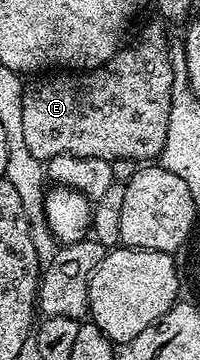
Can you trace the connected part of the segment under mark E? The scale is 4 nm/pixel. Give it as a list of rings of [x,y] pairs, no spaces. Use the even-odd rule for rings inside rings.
[[[156,22],[150,23],[141,32],[137,42],[121,45],[105,66],[83,72],[52,72],[32,80],[37,82],[29,81],[25,85],[22,132],[26,145],[38,161],[47,163],[48,159],[59,154],[94,156],[110,163],[119,158],[129,158],[138,164],[159,159],[166,144],[166,128],[170,128],[172,65],[168,55],[169,35],[164,35],[165,27]]]

